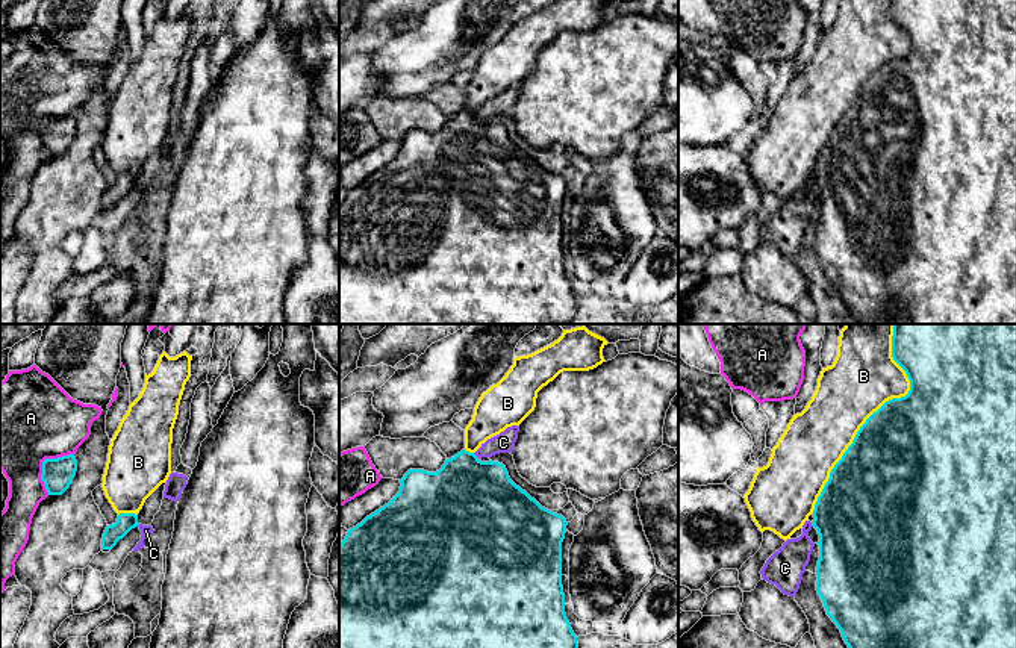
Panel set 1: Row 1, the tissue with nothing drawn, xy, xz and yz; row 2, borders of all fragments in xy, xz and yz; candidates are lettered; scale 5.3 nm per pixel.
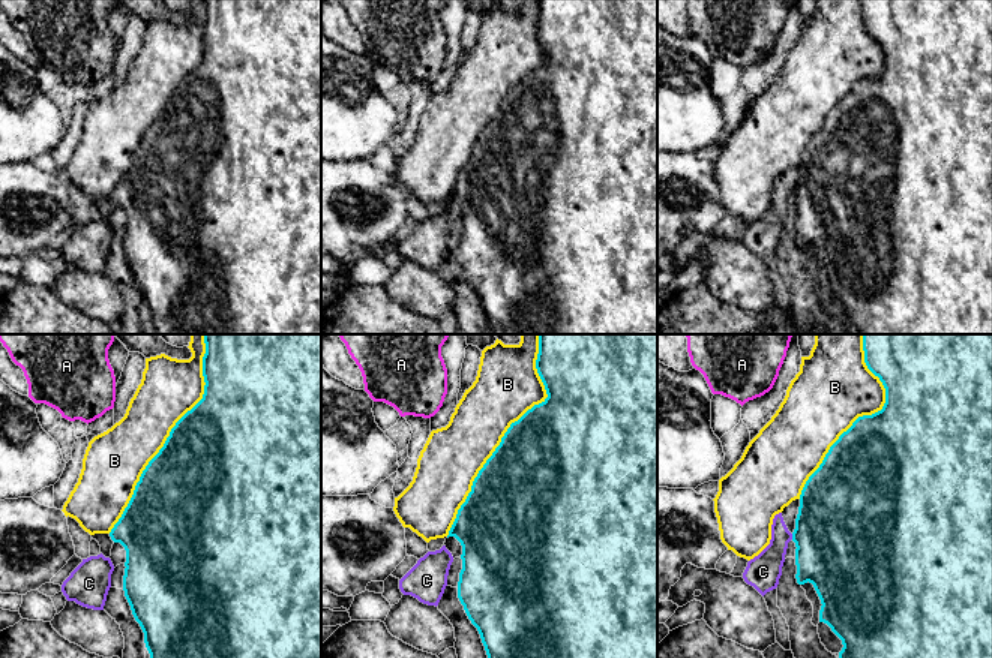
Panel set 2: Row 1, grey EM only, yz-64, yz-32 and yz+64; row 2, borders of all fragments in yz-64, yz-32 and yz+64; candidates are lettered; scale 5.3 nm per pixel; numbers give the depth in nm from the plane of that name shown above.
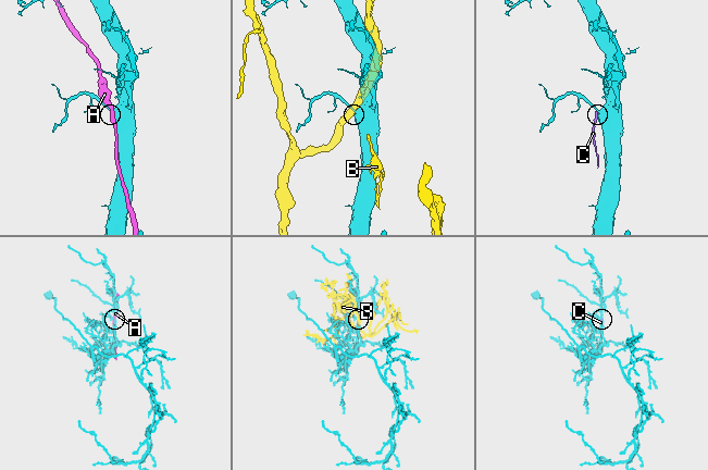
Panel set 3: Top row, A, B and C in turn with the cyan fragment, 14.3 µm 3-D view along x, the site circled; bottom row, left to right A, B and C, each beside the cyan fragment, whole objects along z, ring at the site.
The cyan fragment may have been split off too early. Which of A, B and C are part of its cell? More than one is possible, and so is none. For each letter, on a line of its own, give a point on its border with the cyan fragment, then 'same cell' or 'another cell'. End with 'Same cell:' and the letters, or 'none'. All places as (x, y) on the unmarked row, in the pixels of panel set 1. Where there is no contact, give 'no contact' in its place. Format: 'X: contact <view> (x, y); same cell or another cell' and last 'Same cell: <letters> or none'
A: contact xy (43, 124); another cell
B: contact yz (866, 80); another cell
C: contact xz (474, 115); another cell
Same cell: none

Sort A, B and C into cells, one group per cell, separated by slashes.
A / B / C

